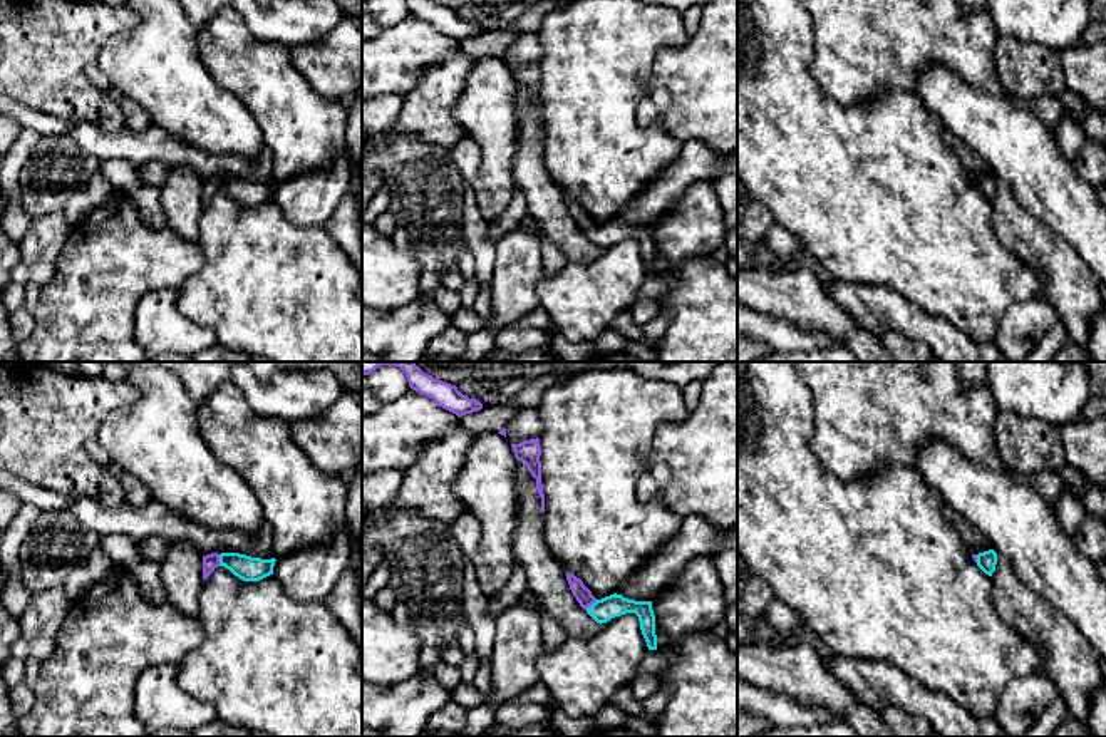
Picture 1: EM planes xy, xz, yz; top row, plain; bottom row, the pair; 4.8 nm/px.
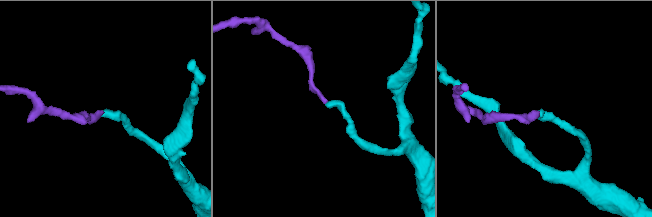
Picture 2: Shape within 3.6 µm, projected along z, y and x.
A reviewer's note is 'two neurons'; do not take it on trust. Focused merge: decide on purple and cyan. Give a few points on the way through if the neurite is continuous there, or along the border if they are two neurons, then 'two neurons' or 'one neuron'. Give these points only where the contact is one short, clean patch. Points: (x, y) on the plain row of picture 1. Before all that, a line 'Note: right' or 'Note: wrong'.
Note: wrong
across xy (210, 186), (218, 185), (230, 185), (247, 193) | one neuron

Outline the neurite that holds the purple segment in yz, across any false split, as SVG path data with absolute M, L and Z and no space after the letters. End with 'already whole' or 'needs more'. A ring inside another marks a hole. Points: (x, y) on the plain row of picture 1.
M994 174L972 179L972 183L985 199L992 201L992 198L995 196L995 189L997 189L997 178Z; needs more

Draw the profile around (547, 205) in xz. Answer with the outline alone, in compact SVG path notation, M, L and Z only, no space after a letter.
M518 85L519 129L516 134L518 152L513 161L514 186L528 203L528 214L540 231L566 256L568 261L590 261L597 248L573 221L566 196L551 179L545 166L545 137L536 114L536 104L526 89Z

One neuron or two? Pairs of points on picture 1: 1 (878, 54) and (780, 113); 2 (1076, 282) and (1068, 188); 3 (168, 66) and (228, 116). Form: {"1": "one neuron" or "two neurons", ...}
{"1": "two neurons", "2": "two neurons", "3": "one neuron"}

